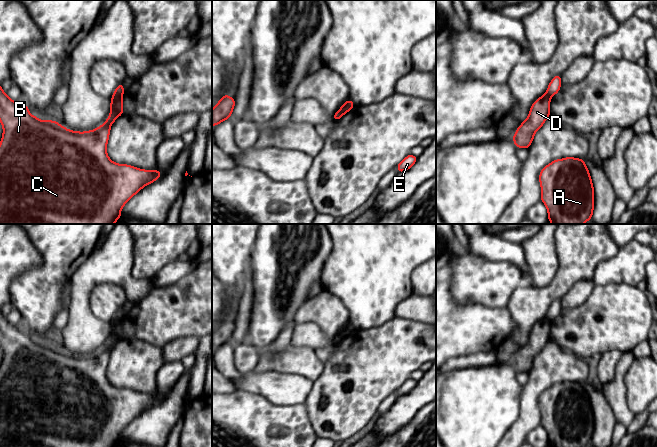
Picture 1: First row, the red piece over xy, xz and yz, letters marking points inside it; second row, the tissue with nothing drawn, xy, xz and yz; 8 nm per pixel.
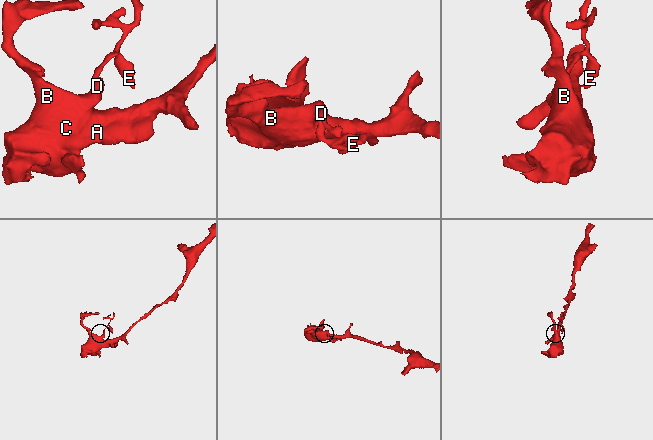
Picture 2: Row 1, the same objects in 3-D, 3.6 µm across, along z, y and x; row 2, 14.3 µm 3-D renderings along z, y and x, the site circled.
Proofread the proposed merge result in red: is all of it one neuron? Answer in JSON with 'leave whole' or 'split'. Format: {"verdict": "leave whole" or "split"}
{"verdict": "split"}

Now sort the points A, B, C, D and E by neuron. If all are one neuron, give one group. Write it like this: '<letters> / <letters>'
A B C D / E

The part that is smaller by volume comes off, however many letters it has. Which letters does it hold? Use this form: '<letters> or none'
E

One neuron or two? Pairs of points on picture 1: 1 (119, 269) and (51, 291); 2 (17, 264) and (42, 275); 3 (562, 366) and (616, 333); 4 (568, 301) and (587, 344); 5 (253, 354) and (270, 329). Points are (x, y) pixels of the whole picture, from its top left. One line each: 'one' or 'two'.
1: two
2: two
3: two
4: two
5: two

